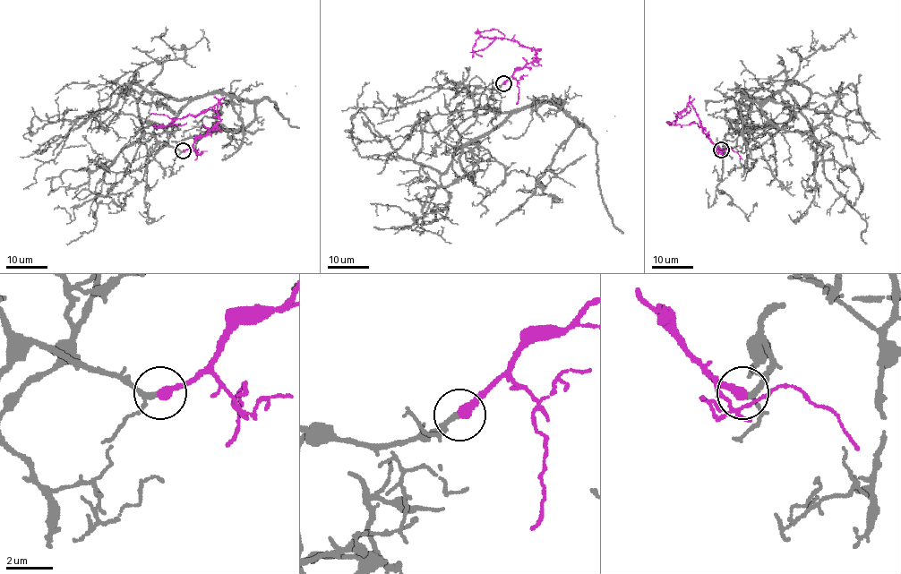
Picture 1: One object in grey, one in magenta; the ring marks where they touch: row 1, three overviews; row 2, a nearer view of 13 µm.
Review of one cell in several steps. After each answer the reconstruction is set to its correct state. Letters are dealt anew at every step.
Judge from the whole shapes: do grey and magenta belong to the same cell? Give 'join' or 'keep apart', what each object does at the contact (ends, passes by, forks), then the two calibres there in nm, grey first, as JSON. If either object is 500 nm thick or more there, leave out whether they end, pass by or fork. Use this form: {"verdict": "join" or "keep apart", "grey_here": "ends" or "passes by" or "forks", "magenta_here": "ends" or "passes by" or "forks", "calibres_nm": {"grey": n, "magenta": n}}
{"verdict": "join", "grey_here": "passes by", "magenta_here": "ends", "calibres_nm": {"grey": 160, "magenta": 420}}

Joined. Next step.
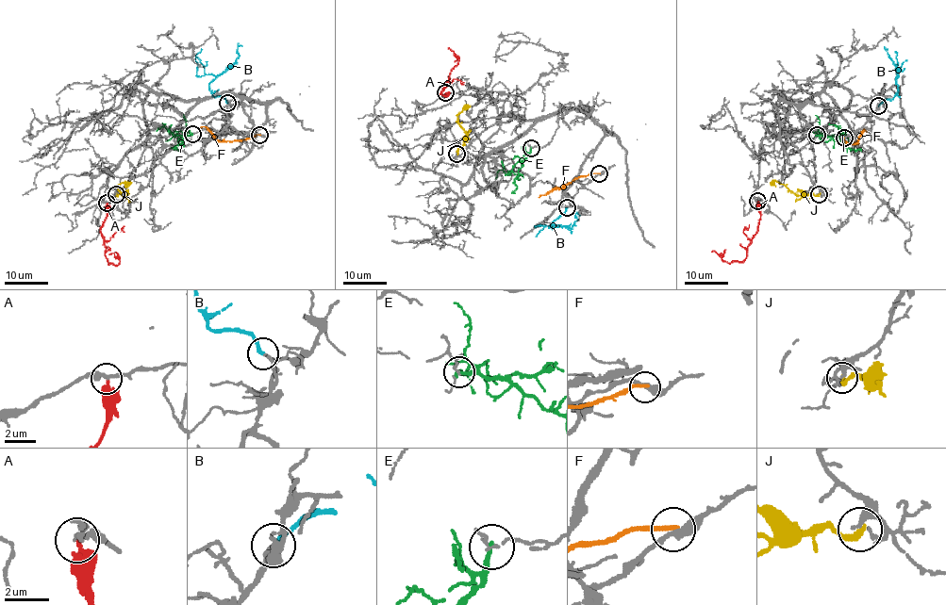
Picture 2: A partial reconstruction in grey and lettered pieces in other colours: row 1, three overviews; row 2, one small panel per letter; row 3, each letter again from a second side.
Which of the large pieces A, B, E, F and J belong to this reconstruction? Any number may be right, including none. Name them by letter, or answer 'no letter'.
B

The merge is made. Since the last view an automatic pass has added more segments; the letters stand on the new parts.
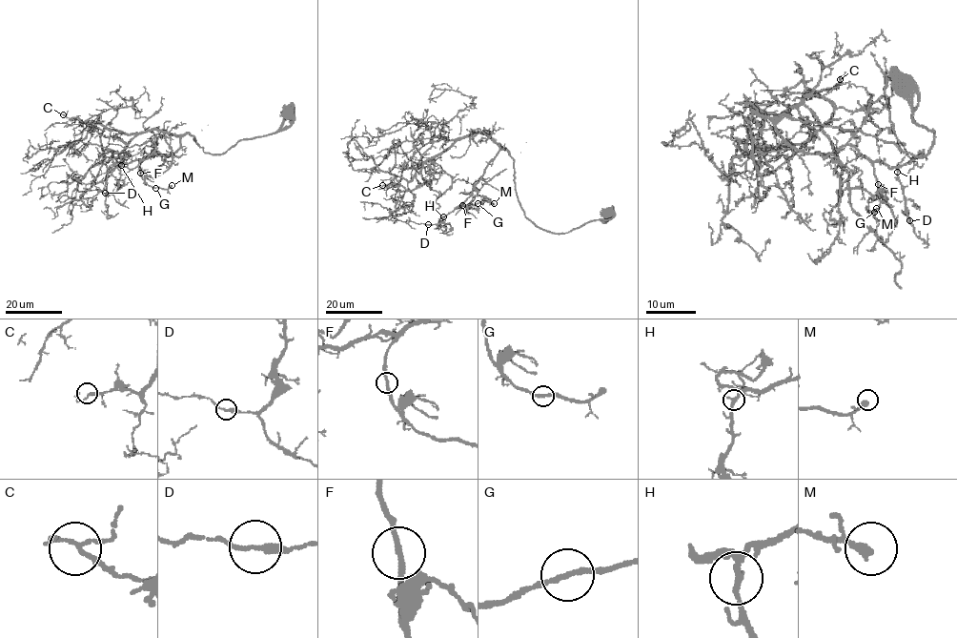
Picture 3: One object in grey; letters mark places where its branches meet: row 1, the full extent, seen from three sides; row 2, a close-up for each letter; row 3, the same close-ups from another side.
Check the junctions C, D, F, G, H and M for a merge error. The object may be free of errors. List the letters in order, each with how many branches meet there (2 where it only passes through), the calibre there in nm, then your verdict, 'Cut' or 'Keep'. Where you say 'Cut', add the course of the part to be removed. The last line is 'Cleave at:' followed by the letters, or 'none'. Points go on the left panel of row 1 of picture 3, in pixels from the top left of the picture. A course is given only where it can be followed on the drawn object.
C: Branches: 3. Thickness 130 nm. Keep
D: Branches: 2. Thickness 220 nm. Keep
F: Branches: 2. Thickness 190 nm. Keep
G: Branches: 2. Thickness 200 nm. Keep
H: Branches: 3. Thickness 180 nm. Keep
M: Branches: 1. Thickness 360 nm. Keep
Cleave at: none

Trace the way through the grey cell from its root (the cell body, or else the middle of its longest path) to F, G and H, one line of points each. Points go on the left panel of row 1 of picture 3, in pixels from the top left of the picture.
F: (287, 112), (275, 132), (239, 140), (222, 154), (205, 153), (185, 133), (173, 153), (152, 151), (140, 173)
G: (287, 112), (275, 132), (222, 154), (205, 153), (188, 133), (173, 153), (152, 150), (140, 173), (155, 187)
H: (287, 112), (275, 132), (239, 140), (222, 154), (205, 153), (185, 133), (173, 153), (152, 150), (120, 165)

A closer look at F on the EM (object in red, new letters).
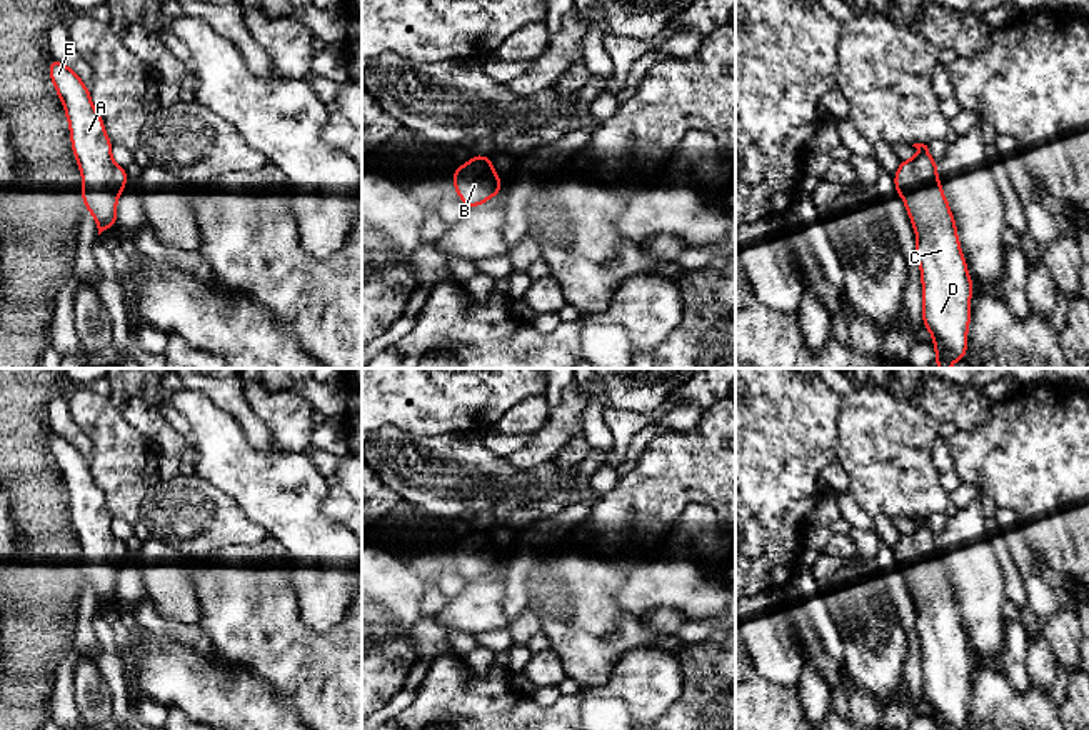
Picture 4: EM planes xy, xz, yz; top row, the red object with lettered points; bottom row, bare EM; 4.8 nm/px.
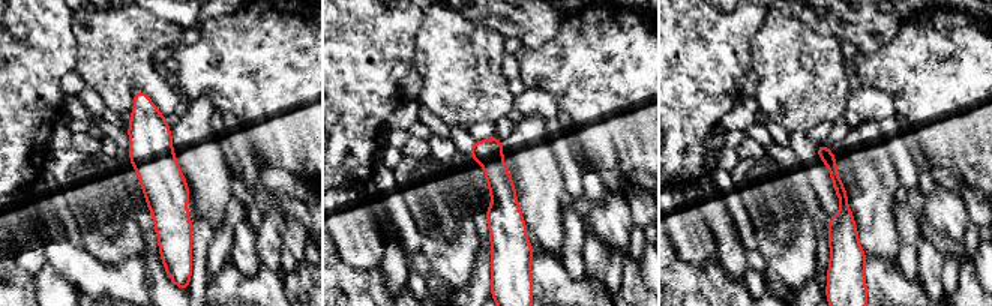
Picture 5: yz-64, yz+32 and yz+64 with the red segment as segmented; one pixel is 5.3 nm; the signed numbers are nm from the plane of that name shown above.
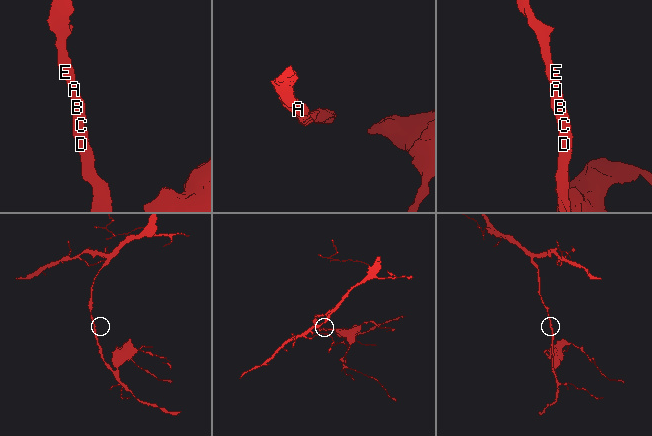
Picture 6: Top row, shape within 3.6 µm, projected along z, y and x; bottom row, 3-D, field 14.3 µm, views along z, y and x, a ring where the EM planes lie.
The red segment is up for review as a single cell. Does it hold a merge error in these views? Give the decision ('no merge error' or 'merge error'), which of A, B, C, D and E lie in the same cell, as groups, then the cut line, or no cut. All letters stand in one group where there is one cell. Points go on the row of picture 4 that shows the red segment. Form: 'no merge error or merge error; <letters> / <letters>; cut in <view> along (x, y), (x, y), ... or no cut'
no merge error; A B C D E; no cut

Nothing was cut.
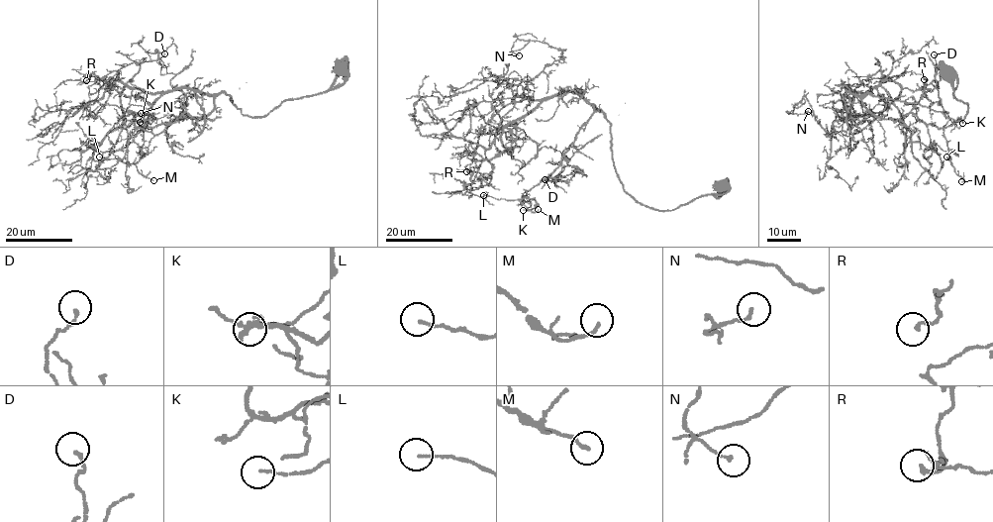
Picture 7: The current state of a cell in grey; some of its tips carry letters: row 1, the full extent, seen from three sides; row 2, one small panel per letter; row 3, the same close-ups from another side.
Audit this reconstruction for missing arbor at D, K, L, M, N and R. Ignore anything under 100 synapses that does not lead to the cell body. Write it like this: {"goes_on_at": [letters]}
{"goes_on_at": []}

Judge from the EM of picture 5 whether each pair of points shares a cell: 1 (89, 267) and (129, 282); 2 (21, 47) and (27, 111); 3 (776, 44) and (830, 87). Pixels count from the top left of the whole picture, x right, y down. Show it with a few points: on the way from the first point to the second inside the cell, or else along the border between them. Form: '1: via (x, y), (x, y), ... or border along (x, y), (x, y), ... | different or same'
1: via (99, 278), (119, 282) | same
2: via (21, 63), (21, 95) | same
3: via (790, 57), (817, 84) | same

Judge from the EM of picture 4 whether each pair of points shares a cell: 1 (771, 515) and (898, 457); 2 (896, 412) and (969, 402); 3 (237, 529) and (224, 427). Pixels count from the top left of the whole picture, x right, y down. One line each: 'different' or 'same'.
1: different
2: different
3: different

